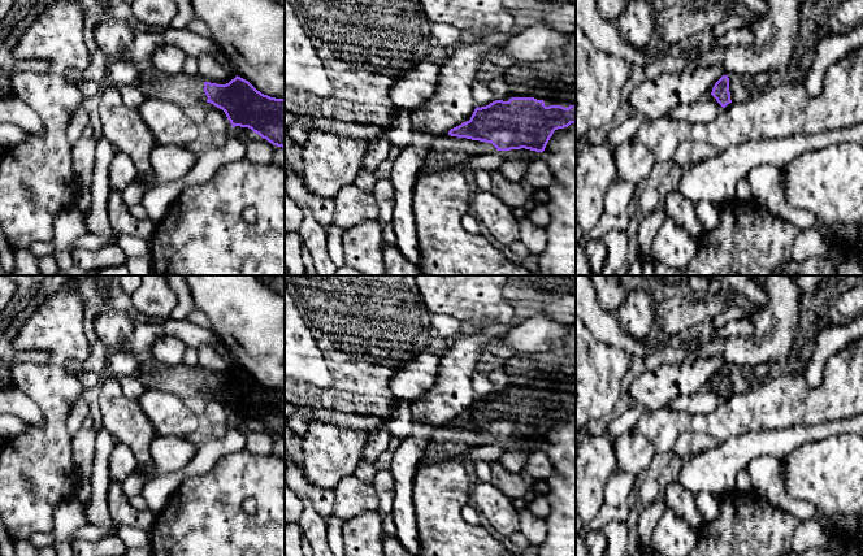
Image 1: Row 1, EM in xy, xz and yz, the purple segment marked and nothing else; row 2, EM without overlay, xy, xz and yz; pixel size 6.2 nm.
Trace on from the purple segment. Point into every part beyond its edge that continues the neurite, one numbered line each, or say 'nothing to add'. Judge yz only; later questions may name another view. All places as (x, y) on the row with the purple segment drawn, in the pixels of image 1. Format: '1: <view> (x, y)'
1: yz (741, 87)

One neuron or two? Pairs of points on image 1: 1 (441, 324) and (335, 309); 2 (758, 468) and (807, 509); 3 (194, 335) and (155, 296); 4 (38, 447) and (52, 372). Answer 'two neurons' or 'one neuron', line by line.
1: two neurons
2: one neuron
3: two neurons
4: one neuron

